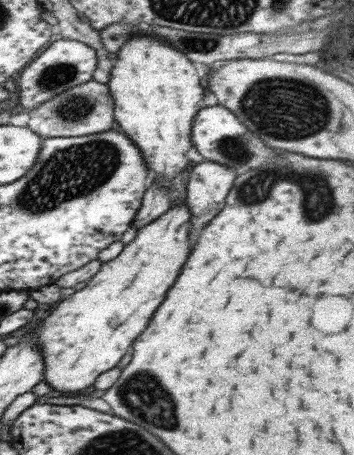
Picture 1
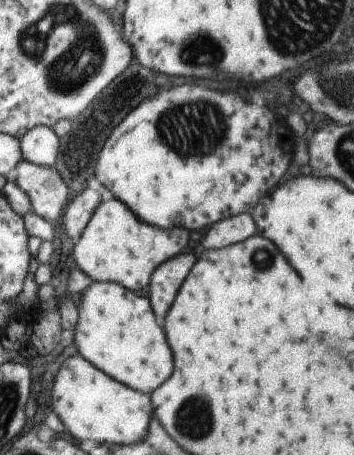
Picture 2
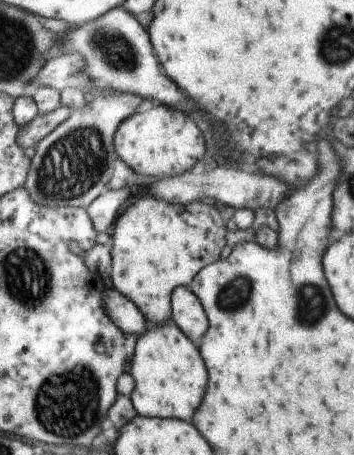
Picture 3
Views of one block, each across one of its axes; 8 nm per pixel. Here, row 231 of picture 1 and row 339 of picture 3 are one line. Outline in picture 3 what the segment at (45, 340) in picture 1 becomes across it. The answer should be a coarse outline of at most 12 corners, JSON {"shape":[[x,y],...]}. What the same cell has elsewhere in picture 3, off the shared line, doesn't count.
{"shape":[[173,324],[131,356],[137,416],[187,420],[207,372]]}

